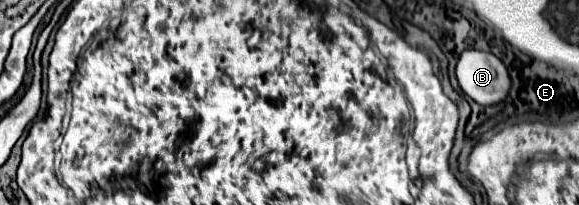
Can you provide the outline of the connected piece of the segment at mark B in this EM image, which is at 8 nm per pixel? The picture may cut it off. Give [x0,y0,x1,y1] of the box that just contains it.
[456,49,512,107]

